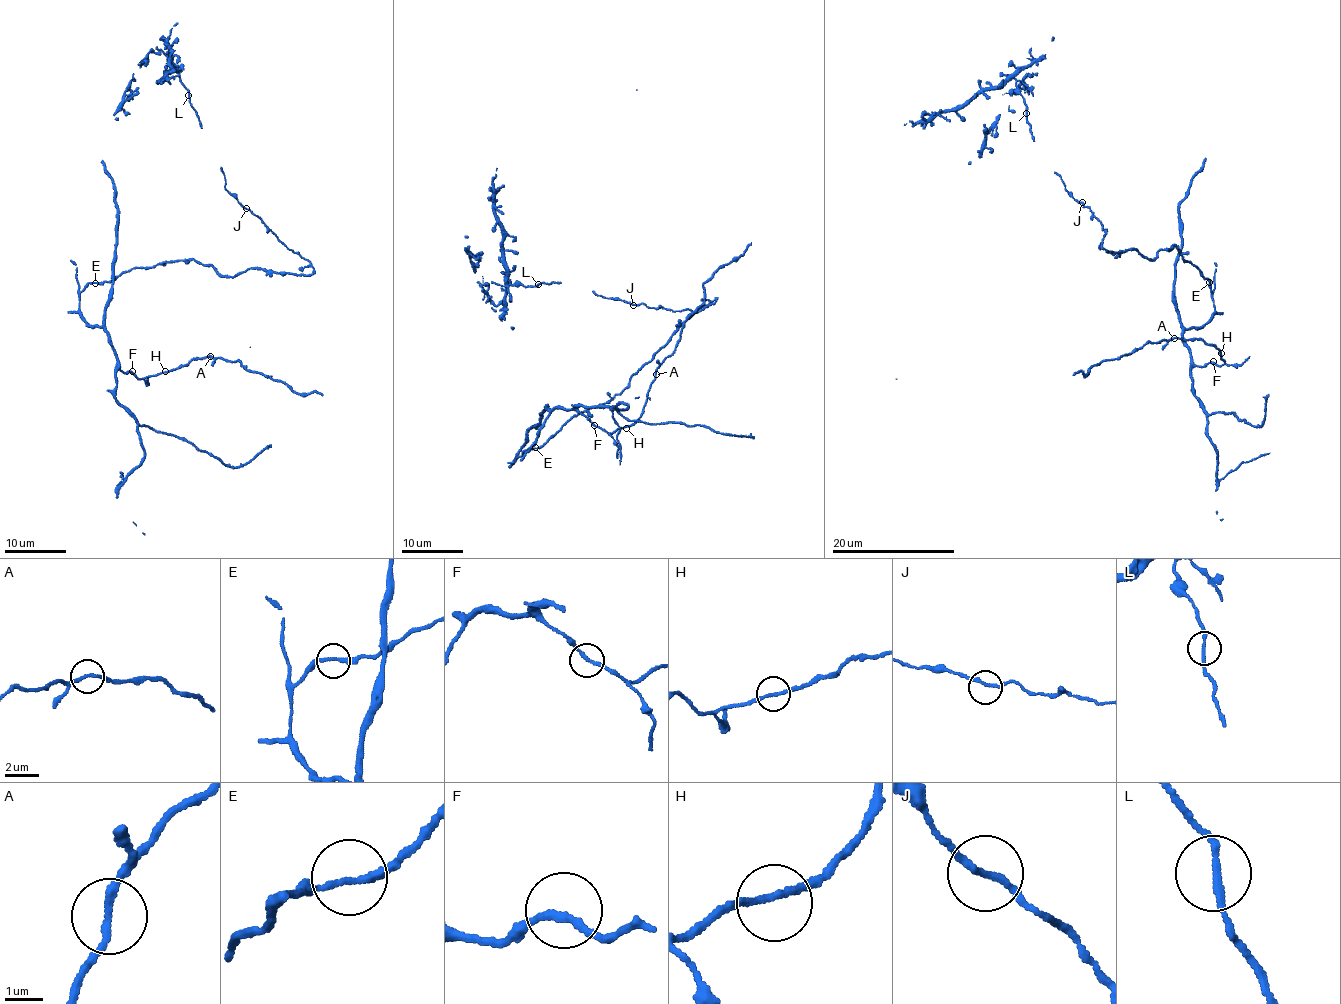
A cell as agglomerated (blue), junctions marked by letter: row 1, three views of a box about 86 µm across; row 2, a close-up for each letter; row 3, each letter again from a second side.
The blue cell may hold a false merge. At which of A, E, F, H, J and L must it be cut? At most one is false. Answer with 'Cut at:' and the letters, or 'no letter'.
Cut at: no letter

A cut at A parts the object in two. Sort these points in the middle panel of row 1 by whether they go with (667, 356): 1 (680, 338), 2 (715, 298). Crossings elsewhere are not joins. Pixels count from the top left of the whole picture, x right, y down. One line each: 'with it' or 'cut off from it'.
1: with it
2: cut off from it

